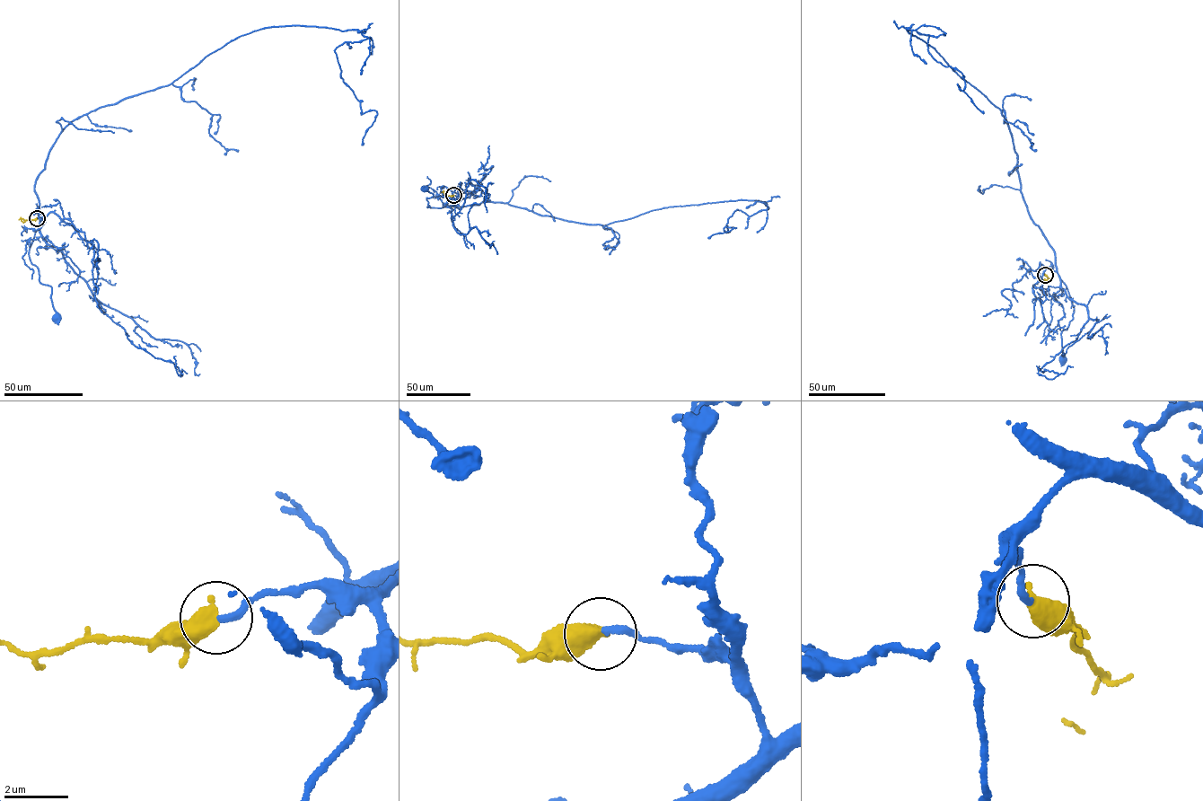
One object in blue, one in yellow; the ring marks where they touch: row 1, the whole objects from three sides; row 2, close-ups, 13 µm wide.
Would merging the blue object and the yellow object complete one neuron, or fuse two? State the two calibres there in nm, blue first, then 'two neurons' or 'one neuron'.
calibres 200 and 600 nm; two neurons

